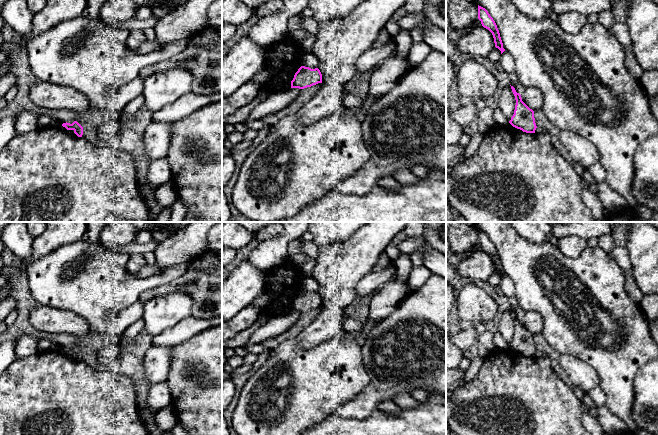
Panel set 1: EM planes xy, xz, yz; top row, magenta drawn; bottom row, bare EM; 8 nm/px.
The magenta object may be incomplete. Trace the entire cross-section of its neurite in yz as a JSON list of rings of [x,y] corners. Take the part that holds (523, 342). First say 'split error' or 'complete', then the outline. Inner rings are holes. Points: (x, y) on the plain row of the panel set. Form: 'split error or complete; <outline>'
complete; [[[511,310],[511,313],[515,320],[516,329],[514,338],[509,347],[523,356],[535,357],[537,350],[534,342],[534,335],[522,325],[521,319],[516,316],[513,310]]]

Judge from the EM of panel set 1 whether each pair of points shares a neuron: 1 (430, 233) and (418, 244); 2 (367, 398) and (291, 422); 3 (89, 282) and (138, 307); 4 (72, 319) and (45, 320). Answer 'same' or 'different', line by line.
1: different
2: different
3: different
4: same

